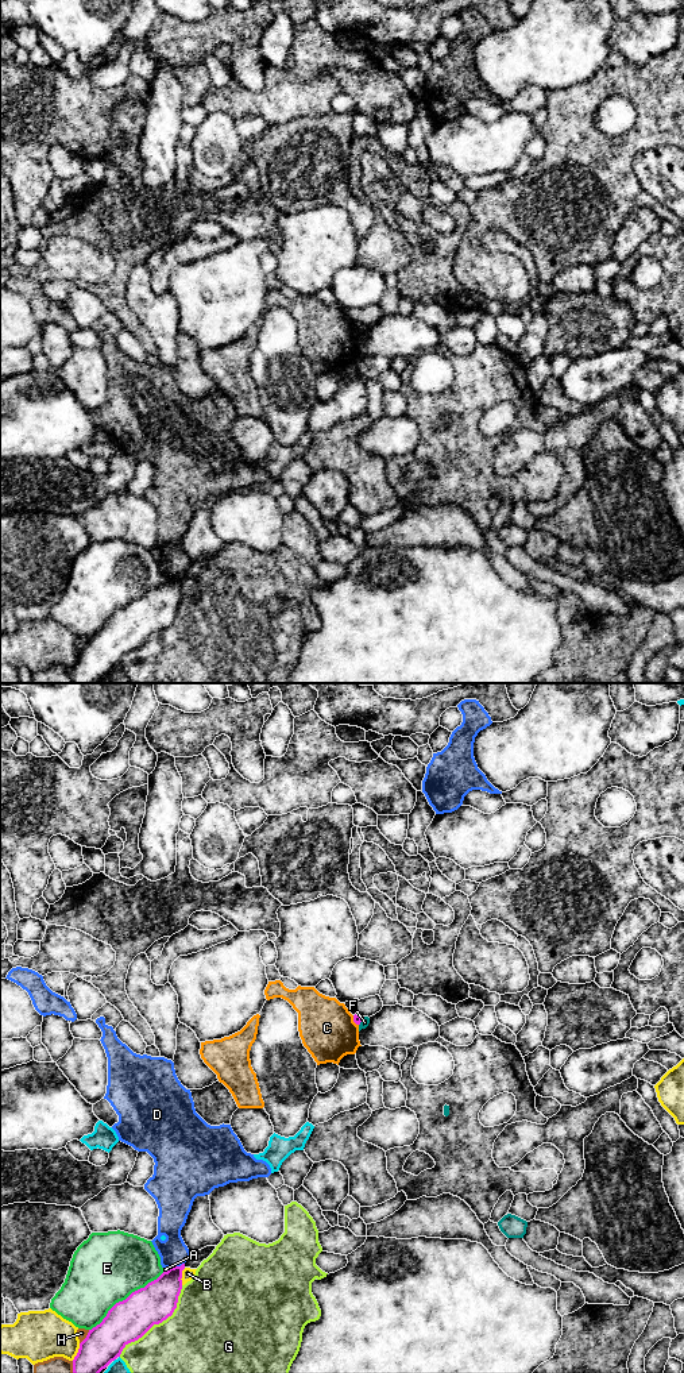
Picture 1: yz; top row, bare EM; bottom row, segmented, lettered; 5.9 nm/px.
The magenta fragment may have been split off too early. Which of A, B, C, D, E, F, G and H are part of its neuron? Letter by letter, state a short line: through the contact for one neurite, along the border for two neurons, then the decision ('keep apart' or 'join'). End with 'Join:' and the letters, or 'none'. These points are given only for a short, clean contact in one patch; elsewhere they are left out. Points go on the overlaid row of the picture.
A: keep apart
B: keep apart
C: keep apart
D: keep apart
E: keep apart
F: line yz (362, 1017), (359, 1025); keep apart
G: keep apart
H: keep apart
Join: none

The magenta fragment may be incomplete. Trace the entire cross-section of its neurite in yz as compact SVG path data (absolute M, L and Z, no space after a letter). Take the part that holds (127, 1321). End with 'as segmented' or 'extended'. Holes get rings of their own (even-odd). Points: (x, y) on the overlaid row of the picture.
M185 1264L170 1268L144 1288L116 1303L80 1343L73 1373L100 1373L120 1357L128 1343L171 1316L182 1289L183 1269Z; as segmented

